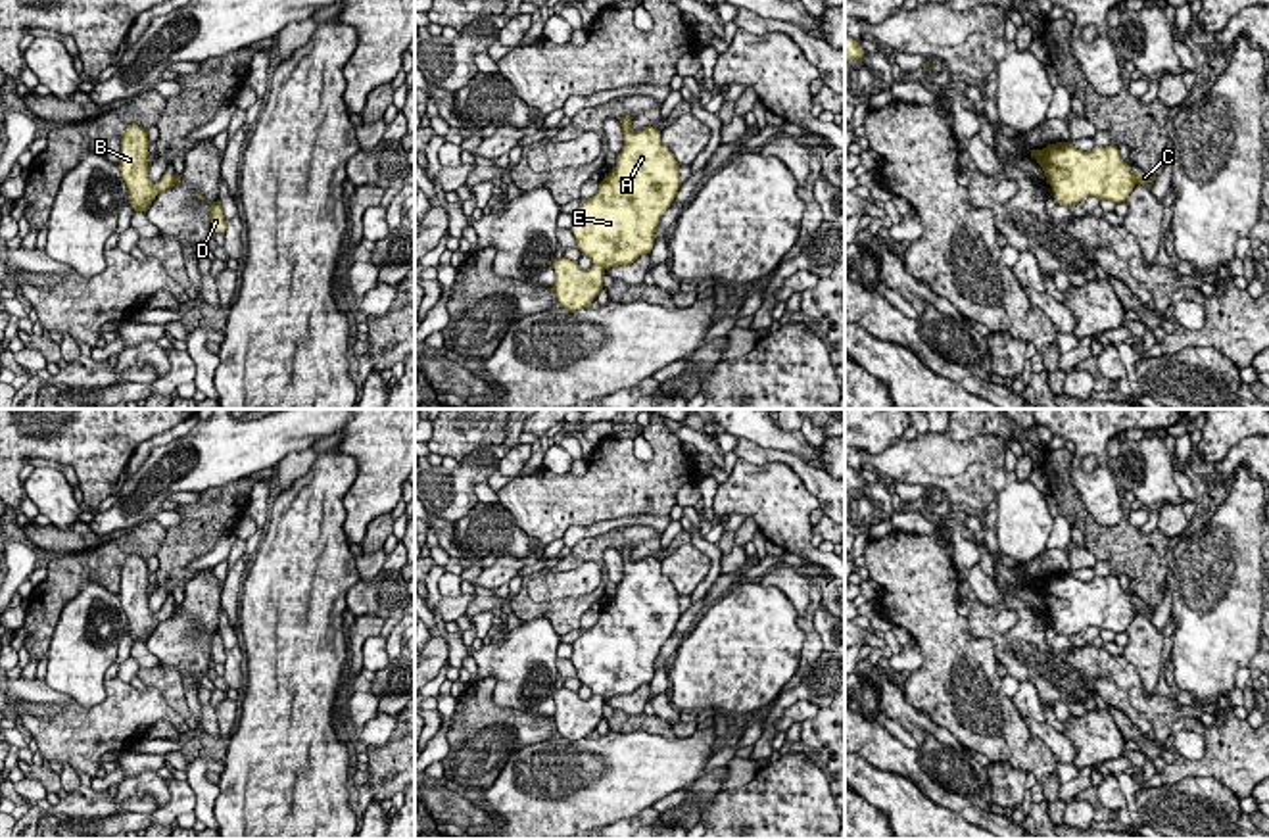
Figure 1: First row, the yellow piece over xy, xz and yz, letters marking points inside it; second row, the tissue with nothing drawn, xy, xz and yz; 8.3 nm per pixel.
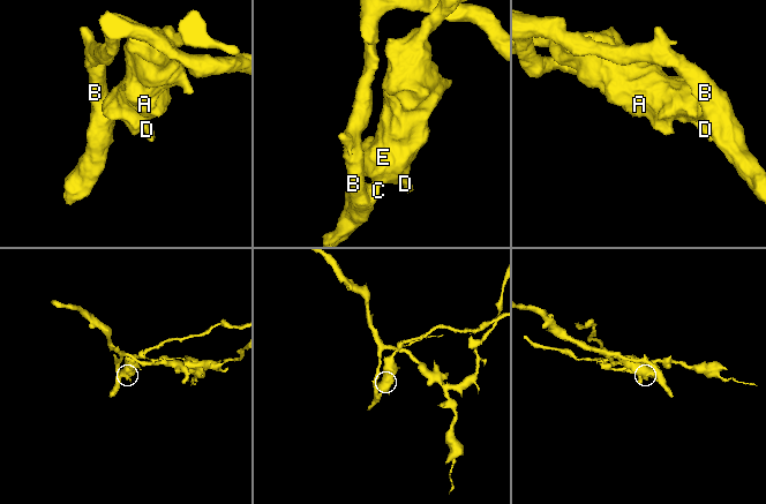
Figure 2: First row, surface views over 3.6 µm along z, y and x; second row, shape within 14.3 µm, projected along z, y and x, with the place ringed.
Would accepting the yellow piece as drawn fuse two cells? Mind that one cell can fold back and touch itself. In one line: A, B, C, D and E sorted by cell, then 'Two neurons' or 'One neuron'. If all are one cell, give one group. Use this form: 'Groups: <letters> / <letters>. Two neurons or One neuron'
Groups: A D E / B C. Two neurons

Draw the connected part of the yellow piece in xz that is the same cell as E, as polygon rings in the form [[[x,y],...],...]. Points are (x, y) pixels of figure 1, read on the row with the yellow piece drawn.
[[[630,115],[620,125],[624,148],[616,165],[599,182],[597,194],[582,200],[570,228],[582,255],[603,269],[651,253],[660,217],[683,182],[680,163],[657,127],[634,131]]]

